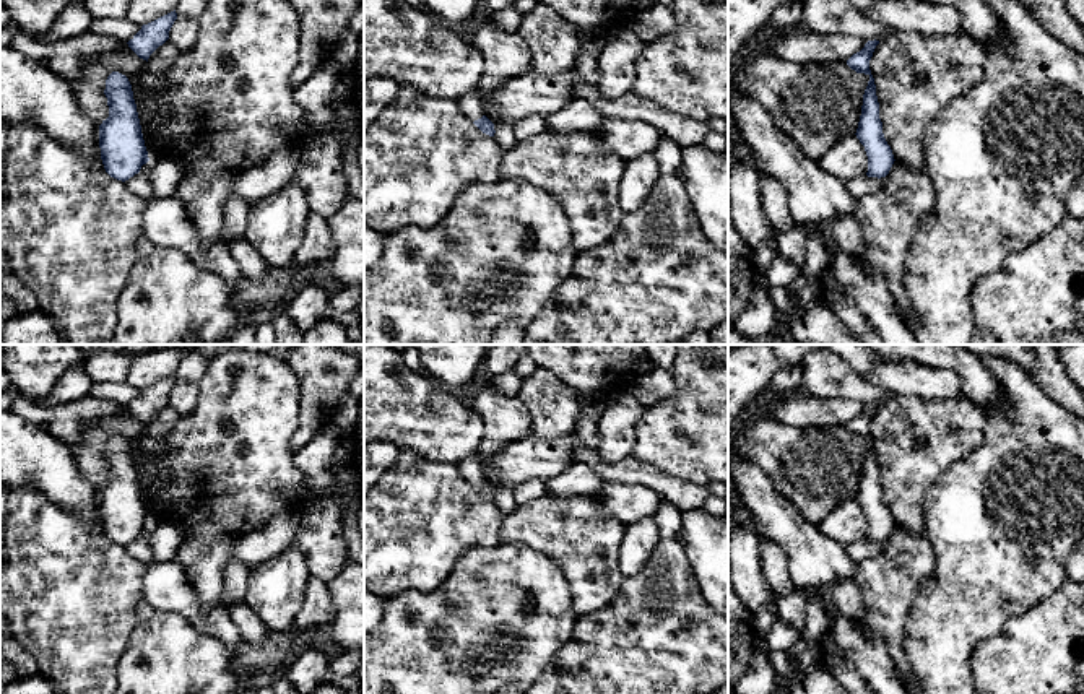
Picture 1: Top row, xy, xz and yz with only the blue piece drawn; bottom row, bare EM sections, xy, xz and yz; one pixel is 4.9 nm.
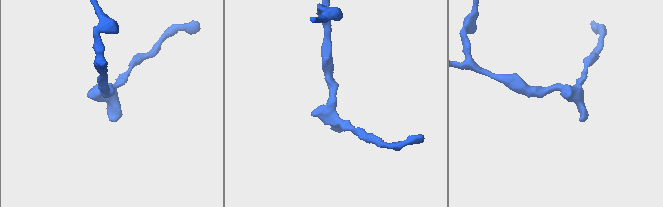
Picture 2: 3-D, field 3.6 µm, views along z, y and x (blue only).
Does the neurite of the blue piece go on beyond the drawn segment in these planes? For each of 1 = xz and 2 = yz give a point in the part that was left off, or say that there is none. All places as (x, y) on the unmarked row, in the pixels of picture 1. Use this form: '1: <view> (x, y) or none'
1: xz (470, 467)
2: none

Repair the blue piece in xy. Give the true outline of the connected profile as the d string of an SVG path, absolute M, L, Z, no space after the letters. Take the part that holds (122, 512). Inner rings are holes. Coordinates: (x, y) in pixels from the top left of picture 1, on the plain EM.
M112 436L106 444L109 481L99 489L99 512L106 536L128 544L150 525L128 442Z

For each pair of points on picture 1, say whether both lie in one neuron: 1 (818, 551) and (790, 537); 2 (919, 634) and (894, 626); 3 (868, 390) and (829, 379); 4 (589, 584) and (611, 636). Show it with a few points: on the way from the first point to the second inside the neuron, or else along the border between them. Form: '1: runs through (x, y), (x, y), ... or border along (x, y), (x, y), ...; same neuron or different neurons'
1: runs through (811, 551), (797, 538); same neuron
2: border along (917, 594), (907, 618), (906, 659), (909, 668); different neurons
3: runs through (858, 389), (839, 379); same neuron
4: border along (623, 579), (616, 595), (605, 607), (579, 615); different neurons

